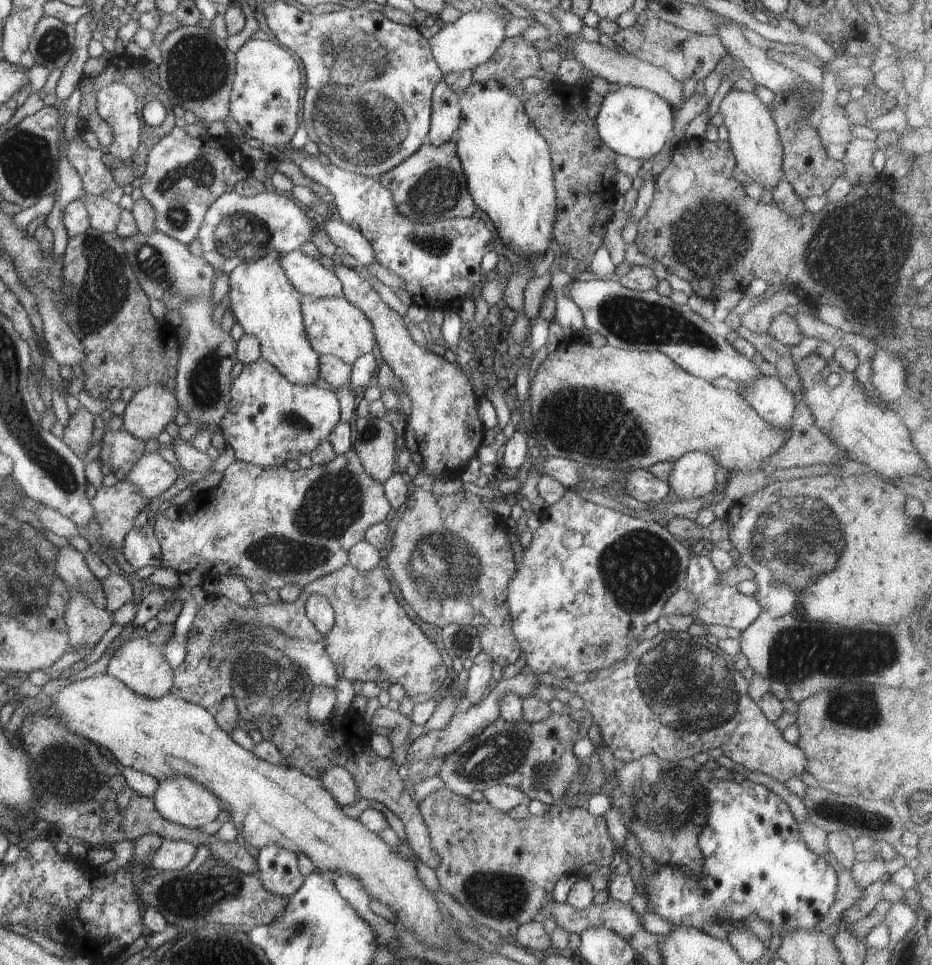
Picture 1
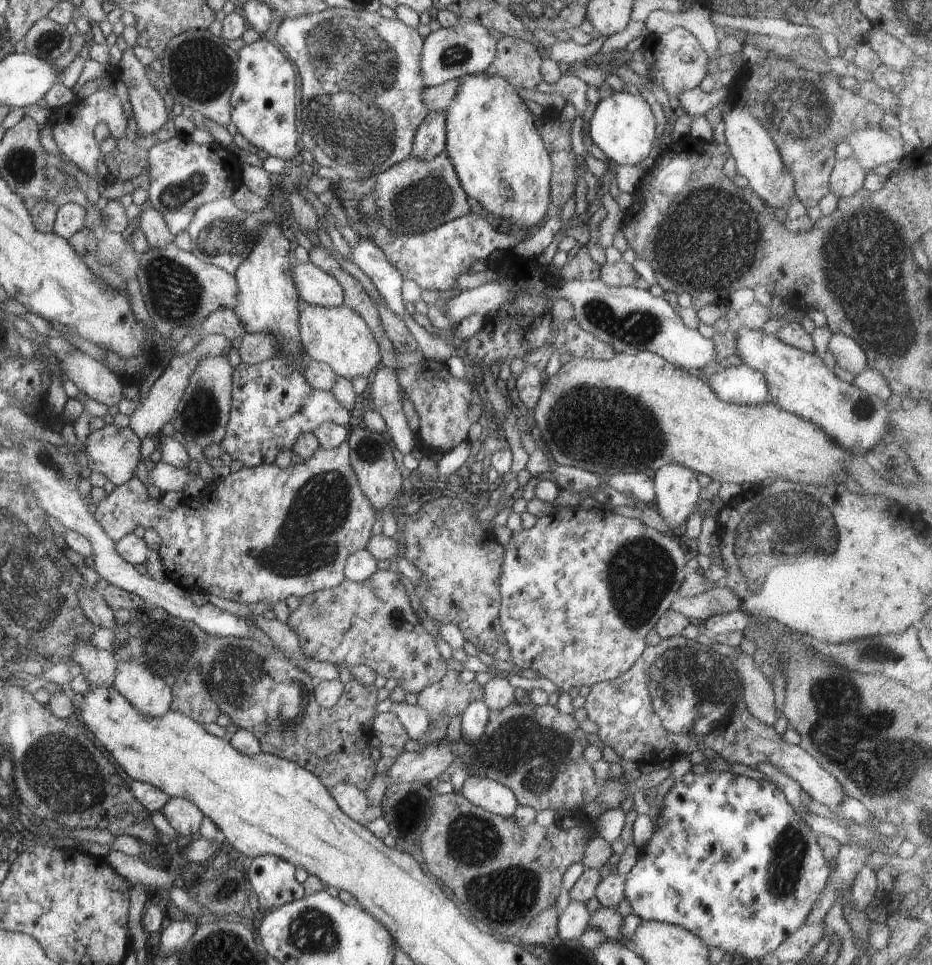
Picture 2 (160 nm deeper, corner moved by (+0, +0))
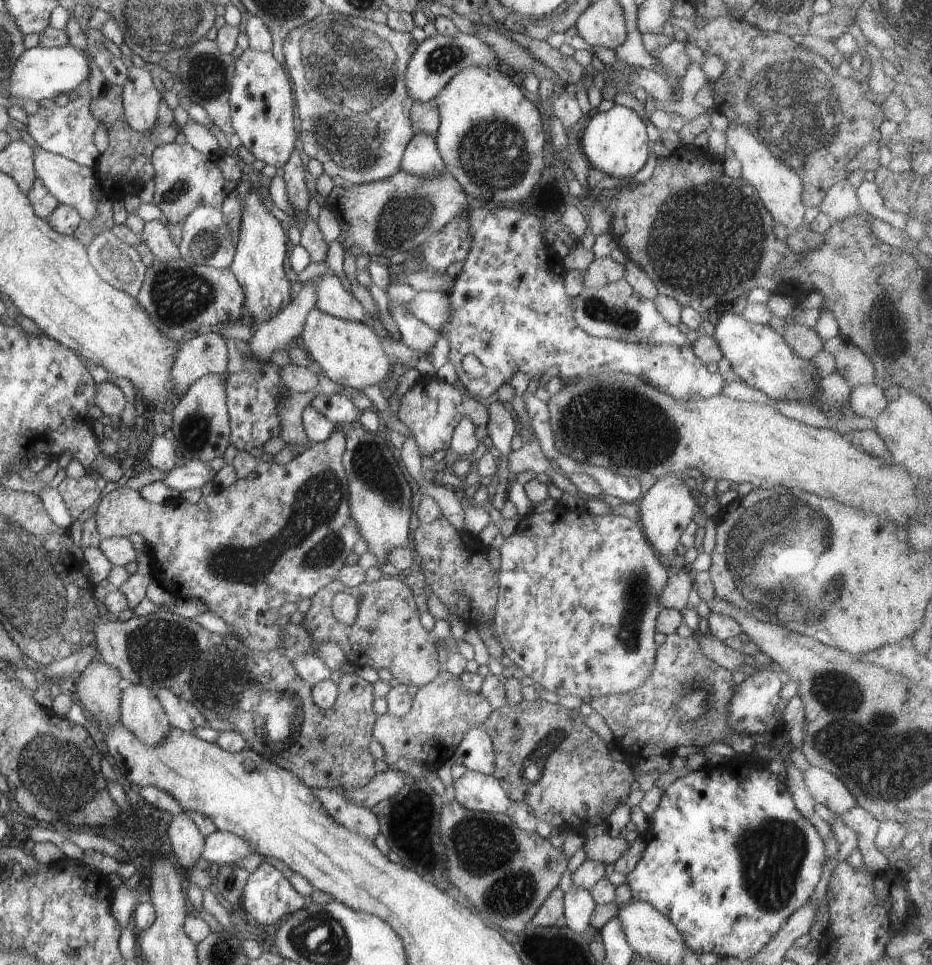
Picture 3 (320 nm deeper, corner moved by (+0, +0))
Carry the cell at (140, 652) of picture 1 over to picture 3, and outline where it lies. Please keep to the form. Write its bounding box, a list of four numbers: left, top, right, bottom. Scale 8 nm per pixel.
[119,683,172,744]

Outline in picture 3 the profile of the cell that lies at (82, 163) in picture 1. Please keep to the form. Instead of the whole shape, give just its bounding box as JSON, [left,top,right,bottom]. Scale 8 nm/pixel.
[14,75,101,168]

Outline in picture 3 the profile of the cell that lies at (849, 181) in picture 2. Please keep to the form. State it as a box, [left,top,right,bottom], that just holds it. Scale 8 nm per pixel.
[820,179,862,222]

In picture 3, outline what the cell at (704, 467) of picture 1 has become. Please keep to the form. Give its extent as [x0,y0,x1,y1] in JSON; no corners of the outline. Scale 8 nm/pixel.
[638,473,699,568]

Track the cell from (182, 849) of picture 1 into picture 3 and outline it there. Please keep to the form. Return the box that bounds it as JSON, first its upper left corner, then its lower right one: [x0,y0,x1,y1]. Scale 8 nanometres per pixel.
[202,831,254,866]

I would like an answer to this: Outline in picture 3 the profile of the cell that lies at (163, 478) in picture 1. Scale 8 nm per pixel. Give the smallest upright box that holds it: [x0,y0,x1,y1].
[162,460,215,493]

